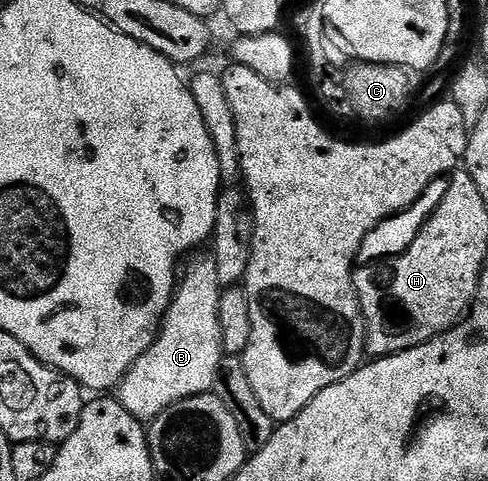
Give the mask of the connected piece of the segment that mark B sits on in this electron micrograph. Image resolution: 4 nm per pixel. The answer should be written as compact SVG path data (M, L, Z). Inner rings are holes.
M205 258L185 272L178 281L175 297L171 300L167 315L163 318L163 327L159 329L159 336L153 346L149 346L149 350L145 350L145 354L133 362L133 366L117 385L117 398L121 406L125 406L129 414L144 422L154 420L166 408L185 398L211 392L219 363L225 355L221 346L221 287L217 266L211 258Z

